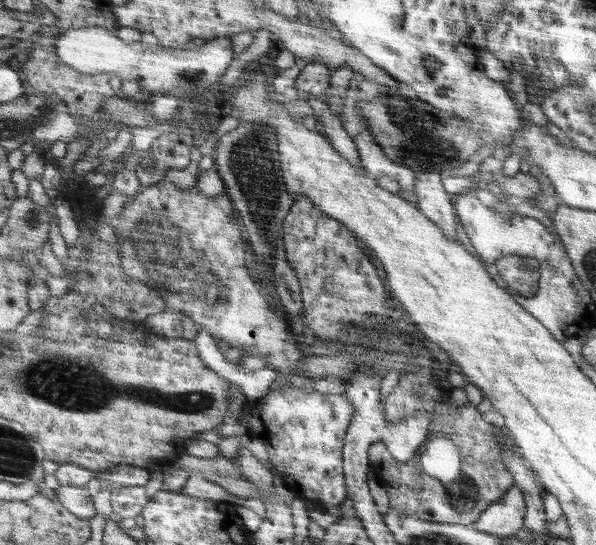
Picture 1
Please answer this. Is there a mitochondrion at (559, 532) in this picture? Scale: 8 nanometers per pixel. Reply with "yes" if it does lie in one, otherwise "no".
no

